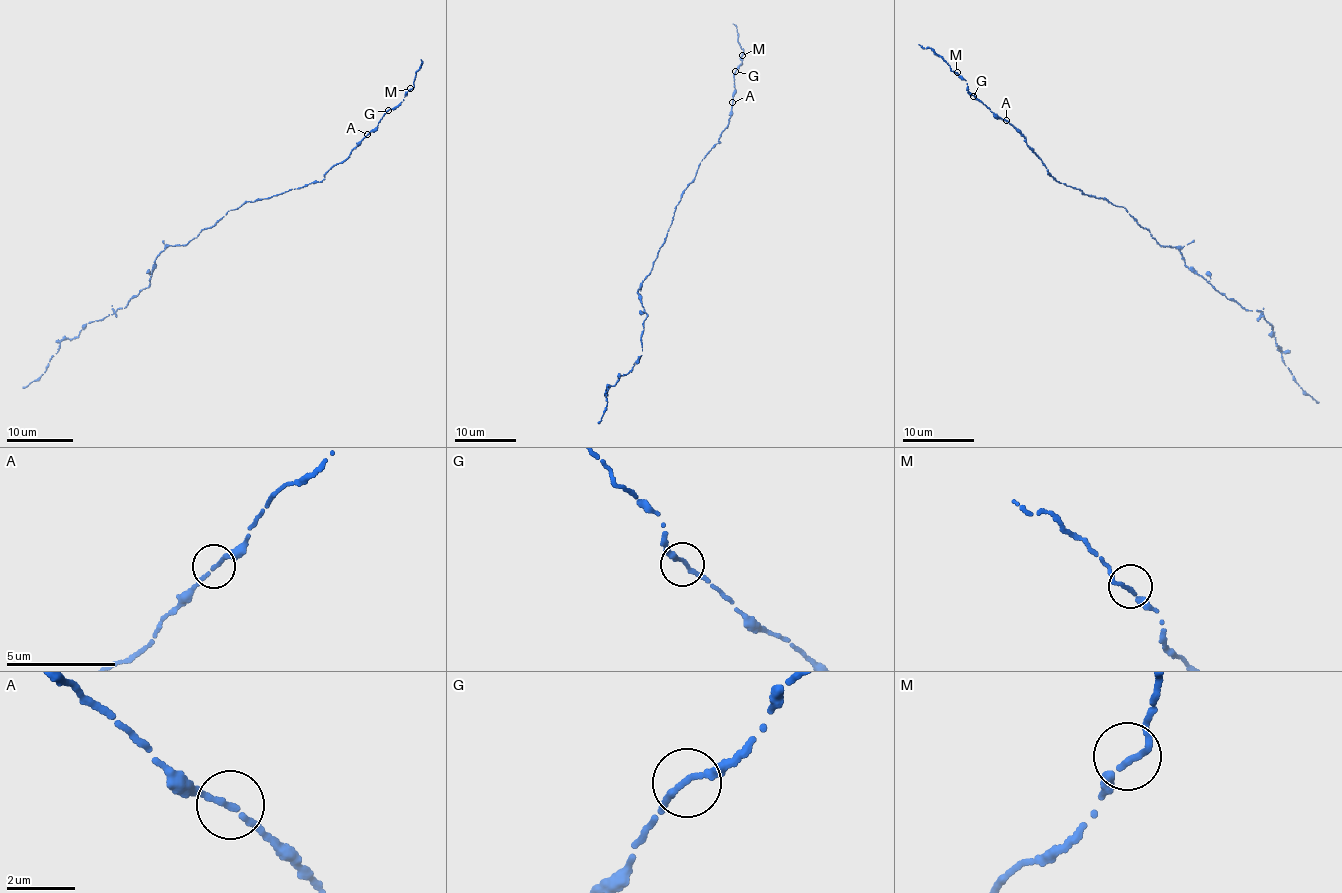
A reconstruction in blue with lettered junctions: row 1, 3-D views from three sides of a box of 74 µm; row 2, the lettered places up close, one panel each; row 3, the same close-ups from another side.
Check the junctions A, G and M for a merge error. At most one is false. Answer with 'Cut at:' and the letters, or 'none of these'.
Cut at: none of these

